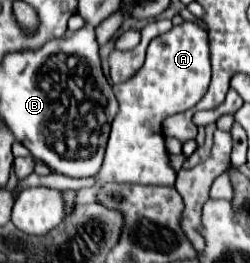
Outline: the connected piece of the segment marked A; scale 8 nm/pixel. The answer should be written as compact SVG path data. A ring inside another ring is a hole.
M184 21L182 25L172 27L168 33L154 37L148 45L144 67L132 79L114 85L114 93L120 109L112 121L104 165L98 175L100 183L118 181L118 183L140 183L140 185L174 185L176 171L170 165L170 157L164 145L162 121L172 113L182 113L194 107L204 97L208 85L210 85L210 43L208 43L208 33L204 29Z

